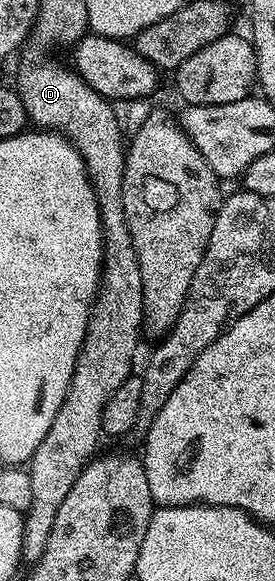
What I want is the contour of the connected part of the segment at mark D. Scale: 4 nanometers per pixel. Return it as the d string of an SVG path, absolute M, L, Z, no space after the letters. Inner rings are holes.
M33 49L31 56L25 57L19 68L17 91L27 111L28 121L36 129L66 136L85 162L87 177L95 188L103 227L103 275L99 277L99 292L91 307L85 342L79 351L65 402L61 402L61 410L57 410L57 418L53 418L53 426L49 426L45 442L37 446L29 461L31 504L23 522L23 558L27 562L41 558L51 537L57 510L61 510L61 502L65 502L65 494L69 494L73 482L77 482L83 469L96 455L95 447L103 436L101 414L105 414L105 402L113 398L121 382L132 376L131 363L135 360L143 327L141 271L122 208L123 128L115 113L116 105L97 94L93 86L86 84L64 64L47 60L41 49Z

